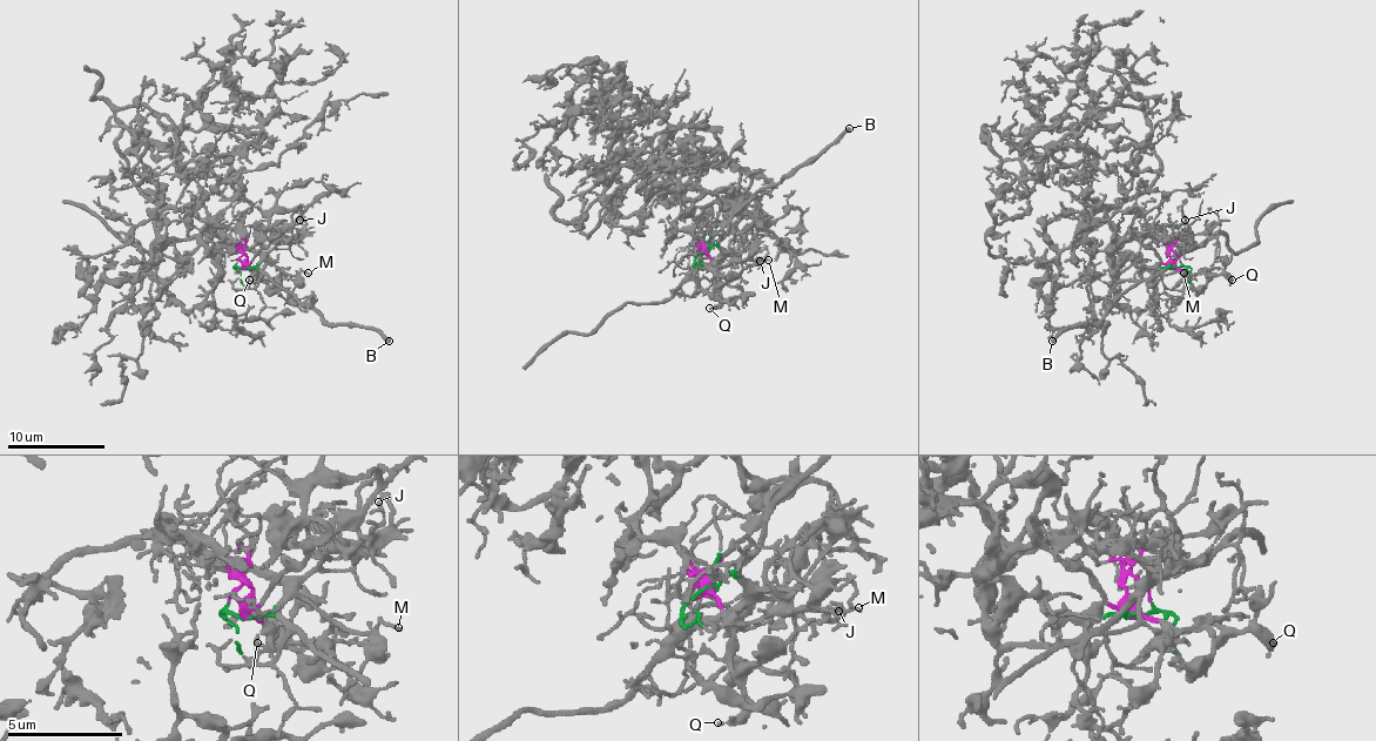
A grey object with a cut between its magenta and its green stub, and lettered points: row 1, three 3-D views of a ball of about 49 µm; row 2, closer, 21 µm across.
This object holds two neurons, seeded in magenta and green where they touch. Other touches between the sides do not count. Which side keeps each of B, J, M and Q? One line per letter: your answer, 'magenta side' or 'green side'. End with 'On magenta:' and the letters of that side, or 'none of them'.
B: green side
J: green side
M: green side
Q: magenta side
On magenta: Q

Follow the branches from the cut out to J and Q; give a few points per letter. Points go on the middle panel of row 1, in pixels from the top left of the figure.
J: (696, 256), (723, 247), (744, 261), (760, 261)
Q: (696, 256), (703, 251), (716, 270), (719, 300), (708, 307)

